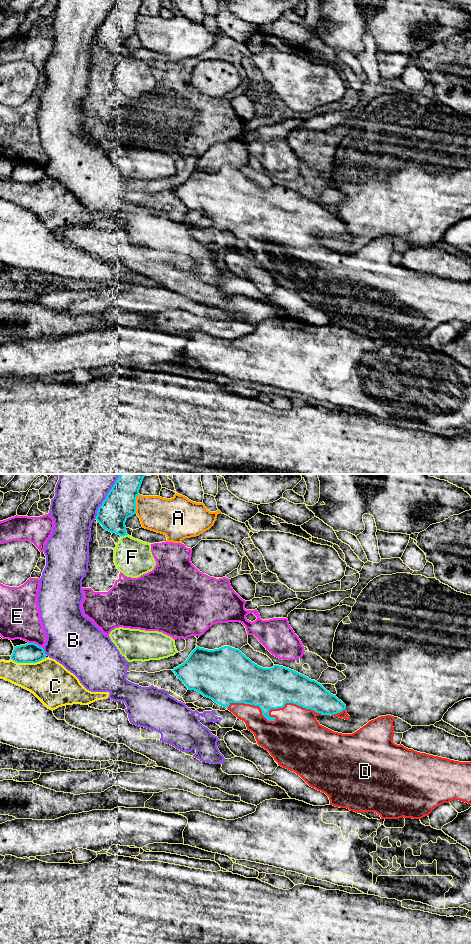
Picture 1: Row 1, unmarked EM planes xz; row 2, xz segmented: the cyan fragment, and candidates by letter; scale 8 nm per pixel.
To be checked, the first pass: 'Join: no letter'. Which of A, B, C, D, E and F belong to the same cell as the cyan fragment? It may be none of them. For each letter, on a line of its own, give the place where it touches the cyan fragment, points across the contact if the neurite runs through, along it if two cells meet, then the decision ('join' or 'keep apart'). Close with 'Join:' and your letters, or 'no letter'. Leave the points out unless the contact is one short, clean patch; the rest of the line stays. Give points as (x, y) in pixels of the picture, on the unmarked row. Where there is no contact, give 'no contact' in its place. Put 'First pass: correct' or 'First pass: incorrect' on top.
First pass: incorrect
A: xz (135, 24) | keep apart
B: xz (105, 19) | keep apart
C: xz (28, 182) | keep apart
D: xz (269, 236) | join
E: xz (34, 163) | keep apart
F: xz (124, 55) | keep apart
Join: D

